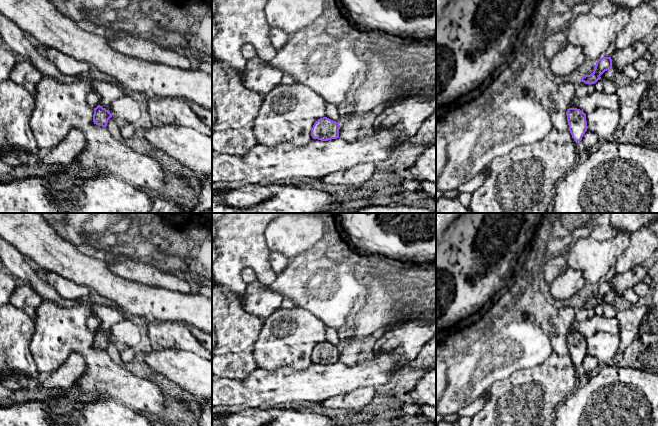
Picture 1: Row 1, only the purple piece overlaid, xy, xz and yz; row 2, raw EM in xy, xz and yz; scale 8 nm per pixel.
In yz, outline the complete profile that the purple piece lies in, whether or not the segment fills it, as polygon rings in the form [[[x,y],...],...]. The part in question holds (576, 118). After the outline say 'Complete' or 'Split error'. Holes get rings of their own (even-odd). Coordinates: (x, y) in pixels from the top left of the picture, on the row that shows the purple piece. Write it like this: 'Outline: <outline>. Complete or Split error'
Outline: [[[569,108],[566,112],[569,131],[576,143],[582,140],[587,131],[586,114],[577,108]]]. Complete

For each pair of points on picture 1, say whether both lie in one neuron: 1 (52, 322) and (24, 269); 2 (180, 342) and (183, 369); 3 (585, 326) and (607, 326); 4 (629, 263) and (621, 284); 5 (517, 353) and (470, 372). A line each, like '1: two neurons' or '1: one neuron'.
1: two neurons
2: two neurons
3: one neuron
4: two neurons
5: one neuron

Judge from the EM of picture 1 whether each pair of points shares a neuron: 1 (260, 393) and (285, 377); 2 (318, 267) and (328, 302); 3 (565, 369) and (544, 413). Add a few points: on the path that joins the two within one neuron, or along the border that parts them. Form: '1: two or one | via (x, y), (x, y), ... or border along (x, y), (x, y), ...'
1: one | via (266, 387), (275, 387), (279, 383)
2: one | via (318, 276), (318, 281), (328, 293)
3: one | via (554, 380), (544, 390), (544, 402)

